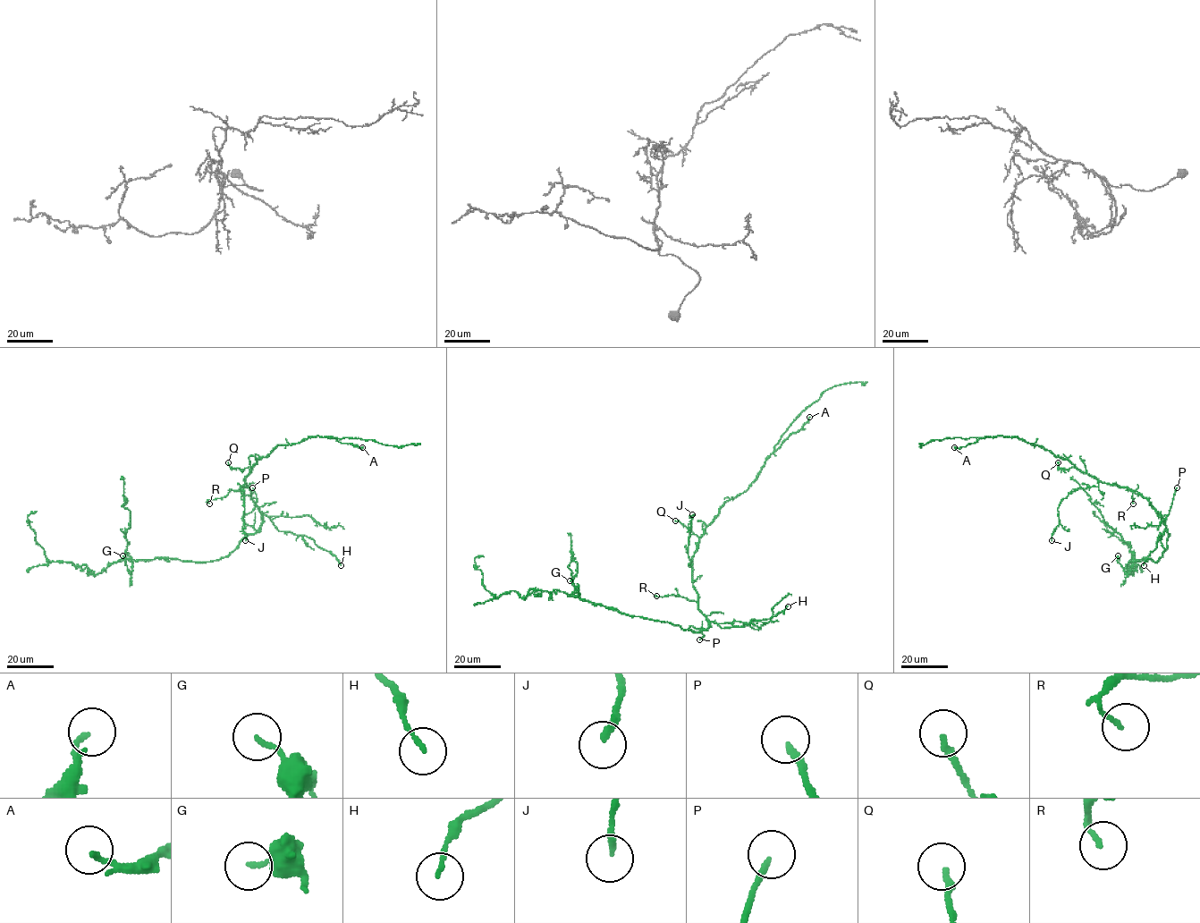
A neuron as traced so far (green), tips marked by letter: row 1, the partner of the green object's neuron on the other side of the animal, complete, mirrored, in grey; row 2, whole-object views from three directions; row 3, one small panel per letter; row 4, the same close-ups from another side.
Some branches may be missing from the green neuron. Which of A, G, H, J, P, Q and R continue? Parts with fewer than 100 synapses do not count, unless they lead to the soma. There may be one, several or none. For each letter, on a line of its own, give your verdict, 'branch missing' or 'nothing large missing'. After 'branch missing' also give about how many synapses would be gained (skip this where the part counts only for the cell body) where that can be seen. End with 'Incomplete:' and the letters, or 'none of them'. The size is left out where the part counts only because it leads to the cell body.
A: nothing large missing
G: nothing large missing
H: nothing large missing
J: nothing large missing
P: branch missing
Q: nothing large missing
R: nothing large missing
Incomplete: P

